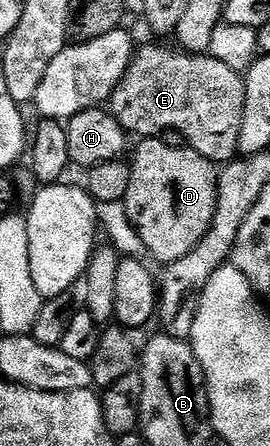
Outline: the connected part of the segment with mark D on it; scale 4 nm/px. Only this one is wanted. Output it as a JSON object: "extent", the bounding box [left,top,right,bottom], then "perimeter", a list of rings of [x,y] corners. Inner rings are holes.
{"extent":[124,137,219,259],"perimeter":[[[160,137],[156,138],[141,138],[138,141],[137,151],[133,154],[133,160],[131,159],[132,170],[130,172],[130,188],[127,190],[127,194],[124,199],[126,210],[129,213],[130,220],[133,222],[134,228],[137,229],[139,236],[143,240],[143,244],[146,245],[148,253],[152,255],[154,259],[160,254],[181,254],[187,256],[191,253],[196,246],[199,245],[207,236],[207,232],[211,228],[213,223],[213,217],[217,211],[217,176],[219,173],[218,167],[209,159],[204,158],[201,154],[197,153],[192,148],[169,148],[166,144],[161,142]]]}

